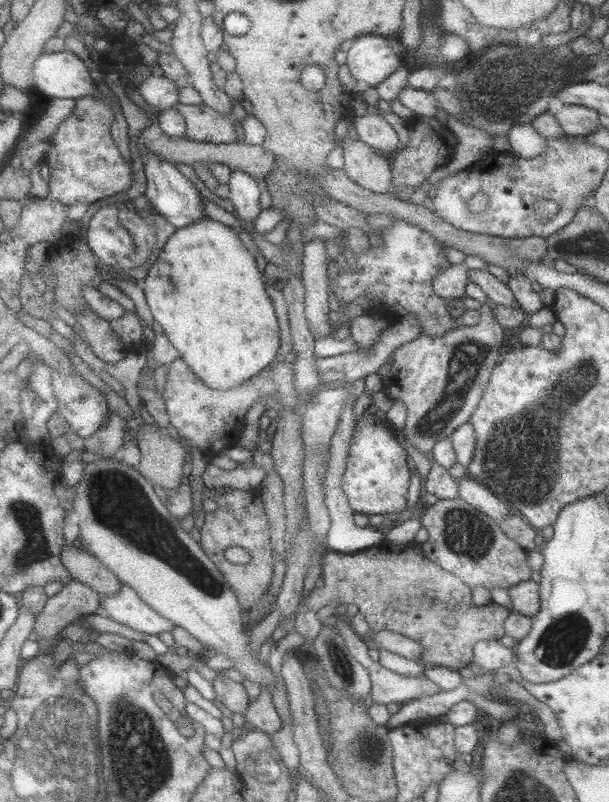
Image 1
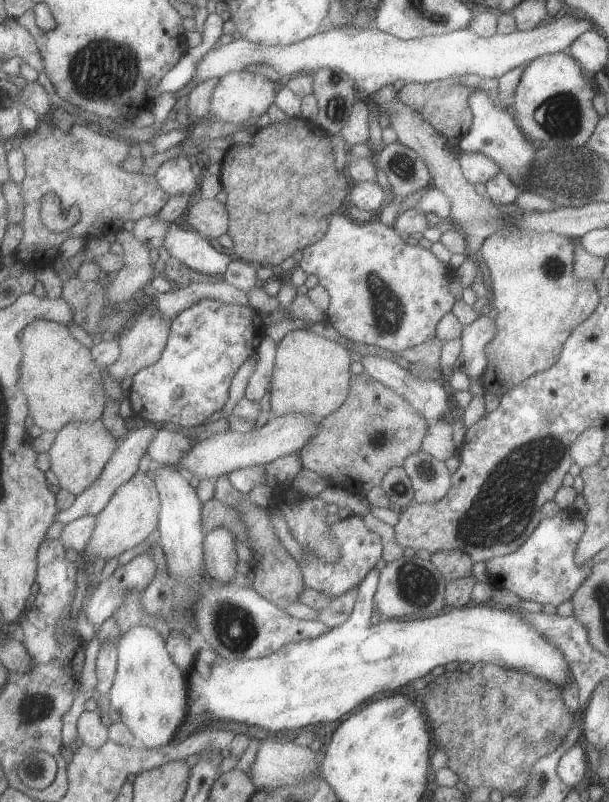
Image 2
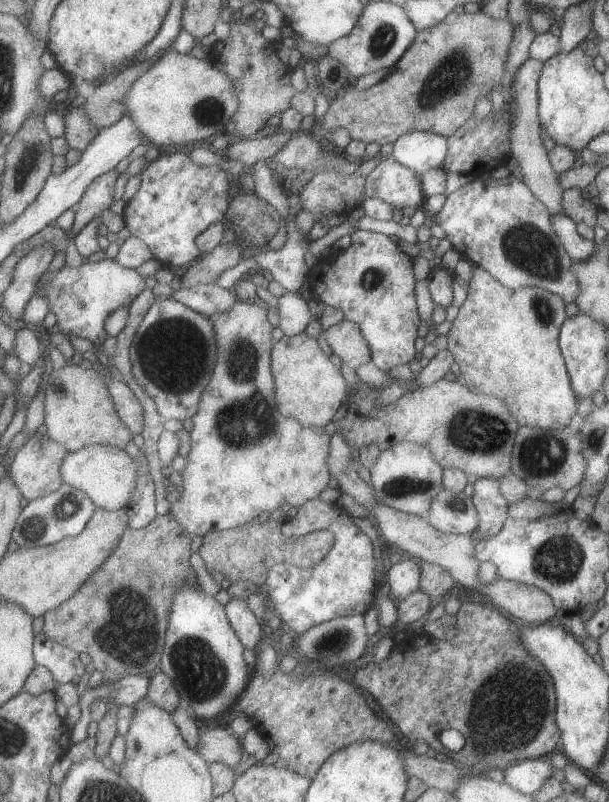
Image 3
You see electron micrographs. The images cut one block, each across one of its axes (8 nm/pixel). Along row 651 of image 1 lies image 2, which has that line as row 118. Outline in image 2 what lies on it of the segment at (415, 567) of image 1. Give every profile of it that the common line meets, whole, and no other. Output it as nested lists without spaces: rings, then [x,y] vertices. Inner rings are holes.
[[[446,77],[429,83],[405,83],[398,91],[398,100],[415,110],[422,117],[422,120],[425,120],[425,123],[429,124],[430,128],[433,128],[433,131],[436,131],[445,139],[453,137],[461,139],[470,130],[471,112],[468,99],[474,89],[460,84],[460,77]]]

